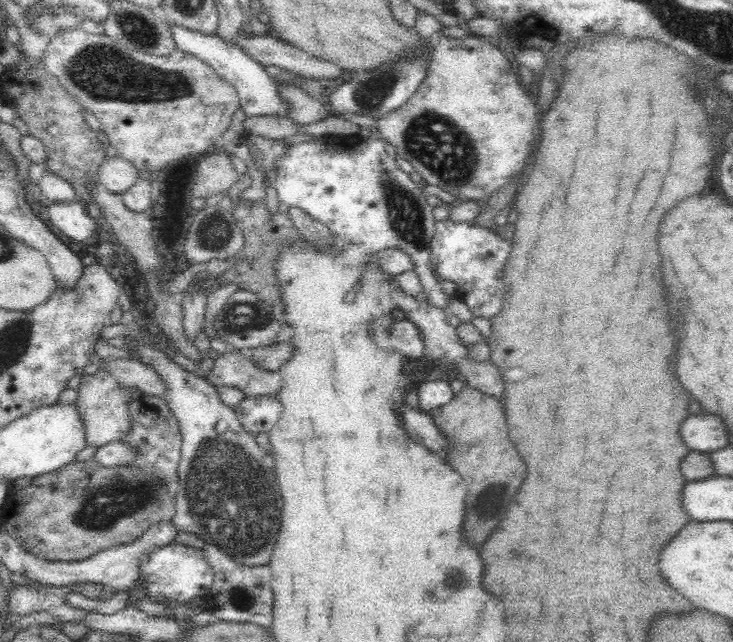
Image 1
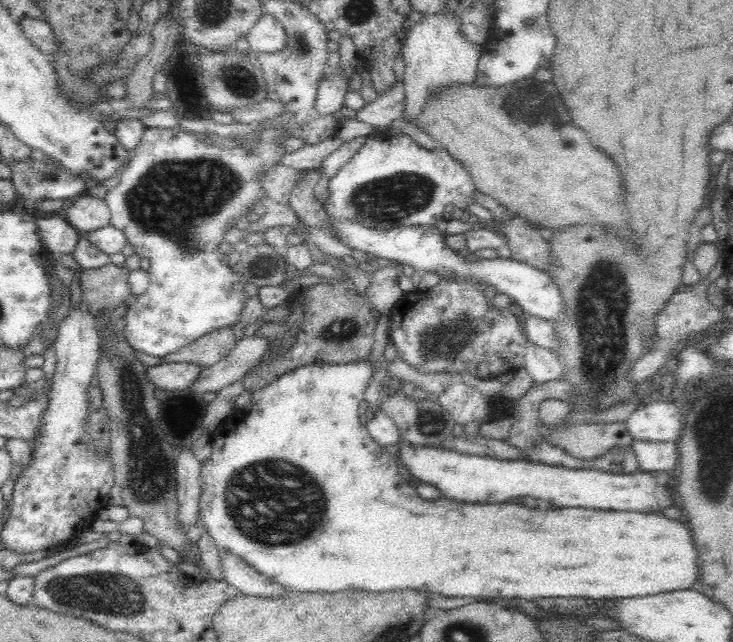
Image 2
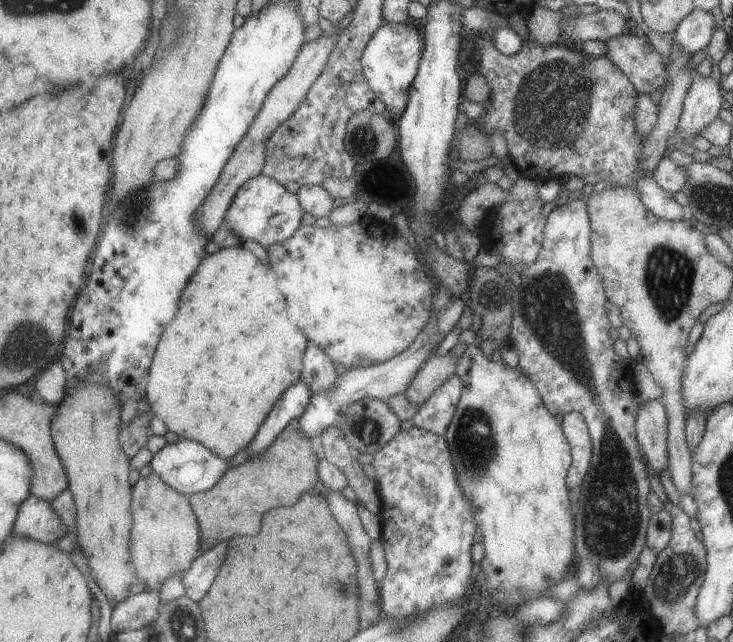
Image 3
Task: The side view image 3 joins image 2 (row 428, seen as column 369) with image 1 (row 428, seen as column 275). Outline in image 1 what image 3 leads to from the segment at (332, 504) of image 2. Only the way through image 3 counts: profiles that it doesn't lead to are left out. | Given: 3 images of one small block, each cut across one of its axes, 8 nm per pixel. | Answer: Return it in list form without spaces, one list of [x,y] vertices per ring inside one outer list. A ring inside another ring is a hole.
[[[273,395],[247,396],[234,410],[244,430],[254,438],[259,432],[269,434],[276,425],[283,425],[283,408]]]

